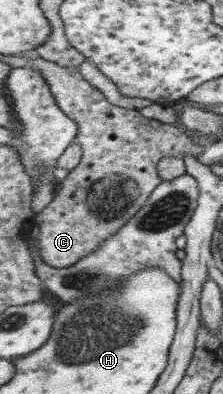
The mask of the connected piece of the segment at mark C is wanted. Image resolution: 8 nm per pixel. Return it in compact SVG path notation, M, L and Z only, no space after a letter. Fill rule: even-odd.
M20 54L17 55L17 68L37 70L51 87L51 92L57 98L57 104L79 125L76 142L80 144L84 153L82 161L59 183L55 200L43 212L36 214L34 219L39 228L40 246L45 262L55 269L69 268L81 261L83 257L93 253L95 249L99 249L98 246L107 237L117 233L143 208L152 196L152 192L164 181L158 170L161 159L169 156L182 157L186 154L199 158L206 147L197 145L175 125L145 118L137 109L111 104L101 90L91 86L89 80L85 80L79 66L59 65L40 57L27 59Z

